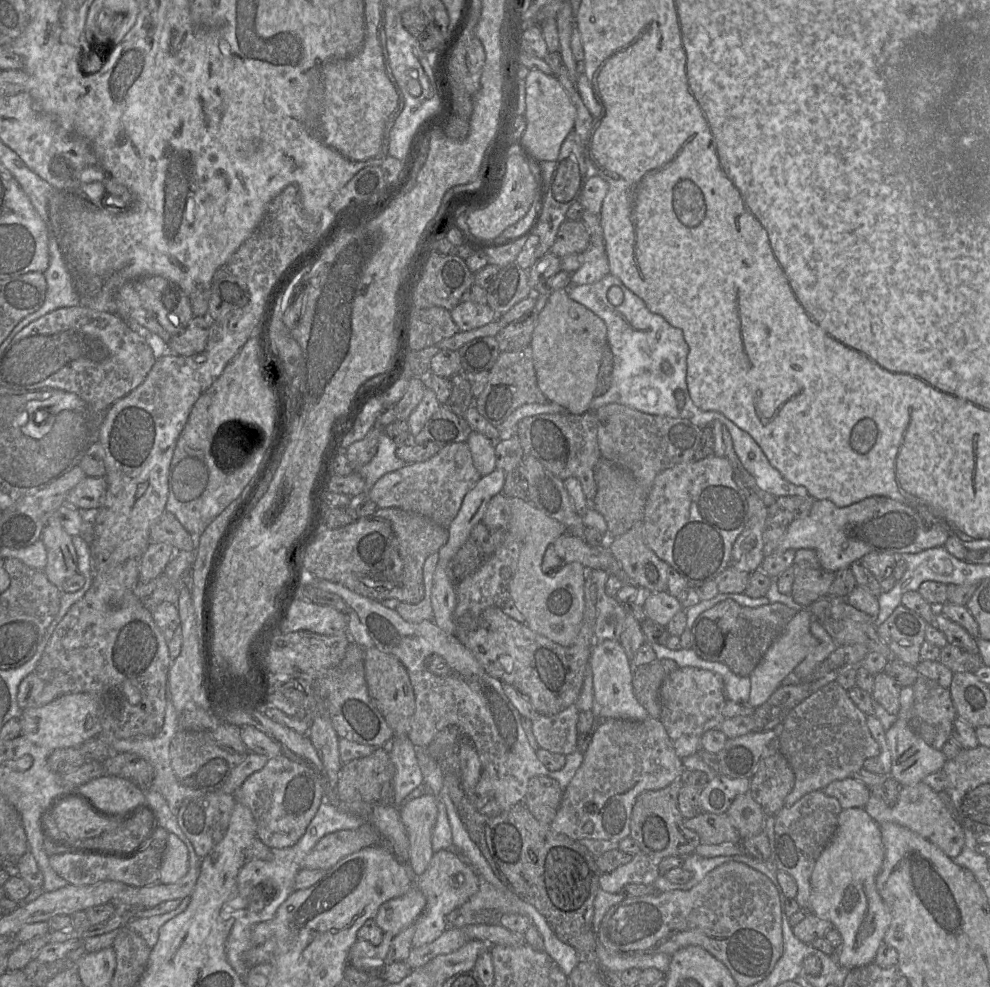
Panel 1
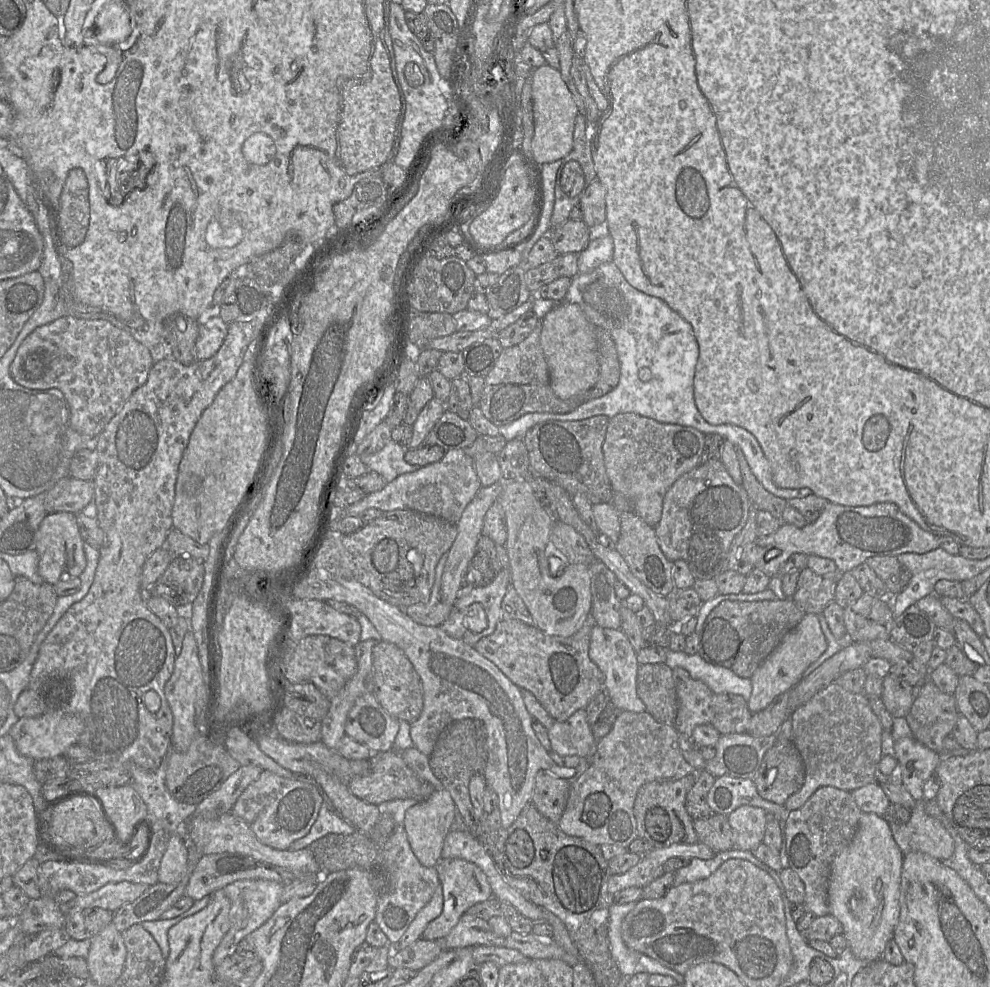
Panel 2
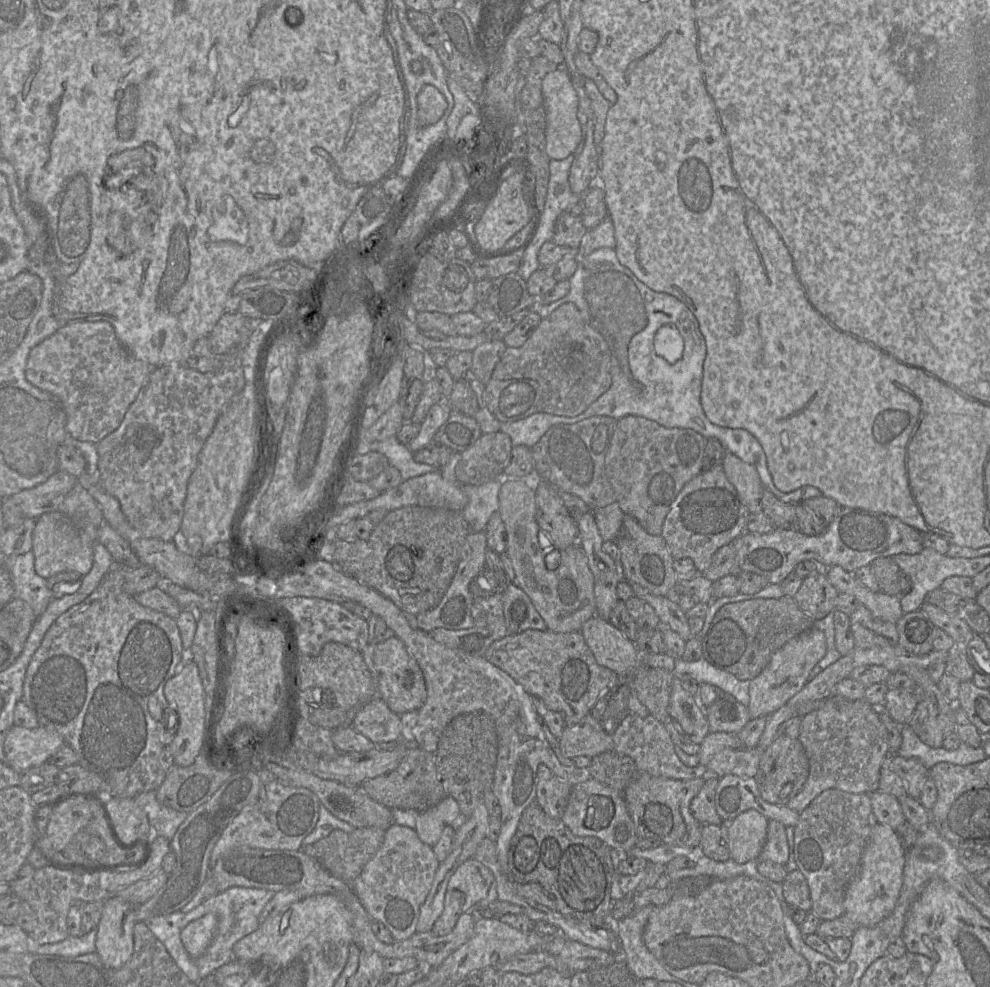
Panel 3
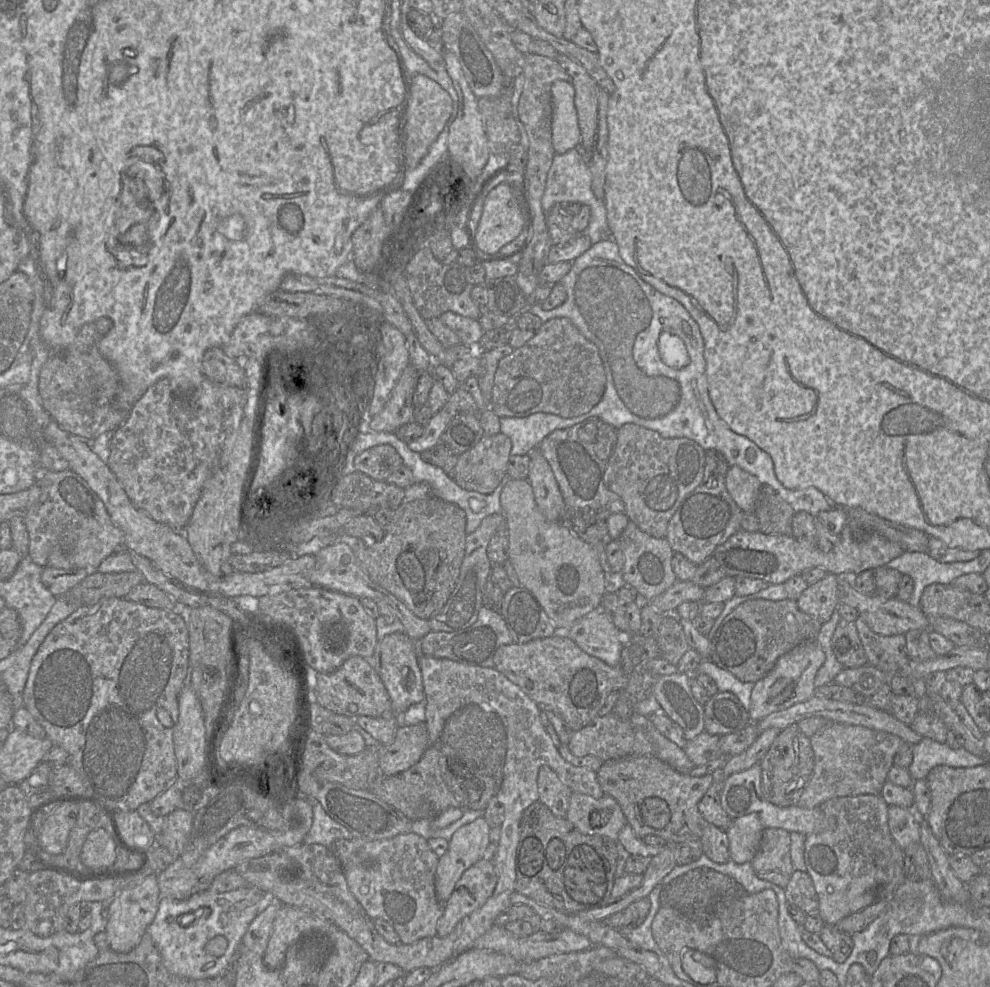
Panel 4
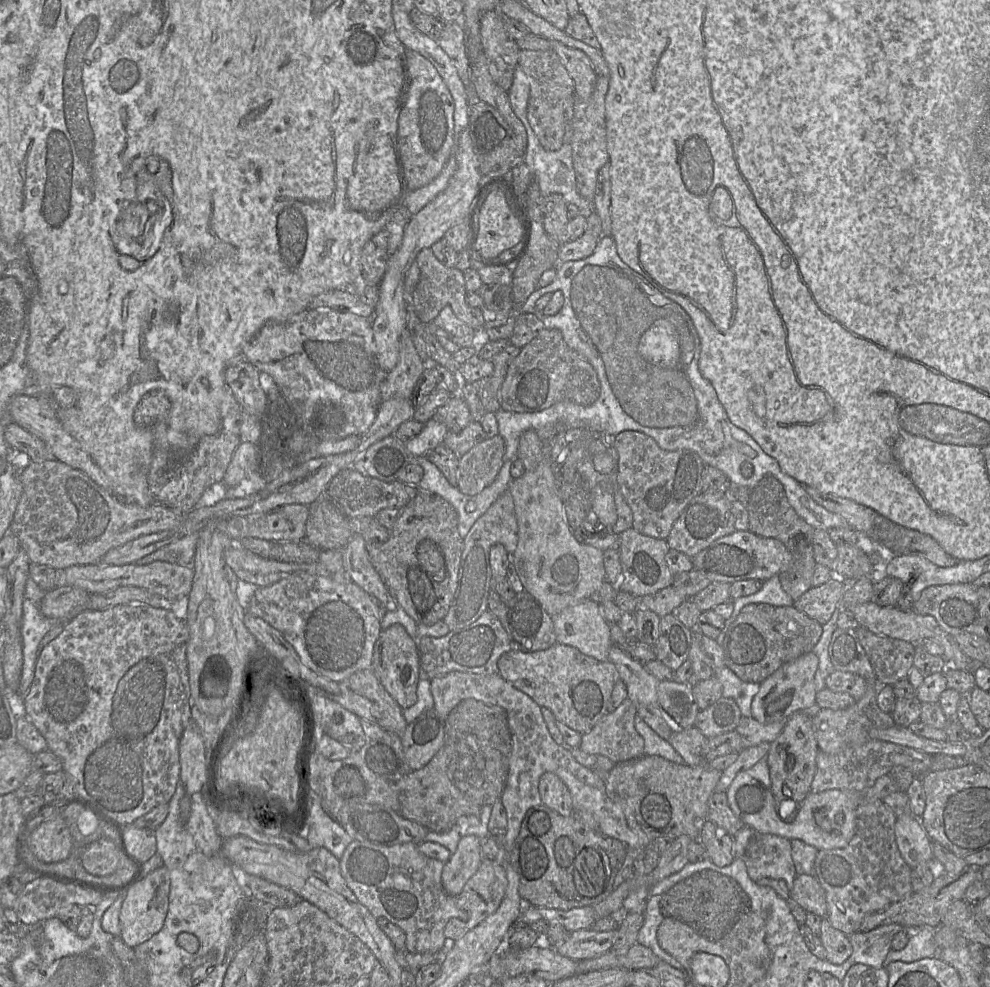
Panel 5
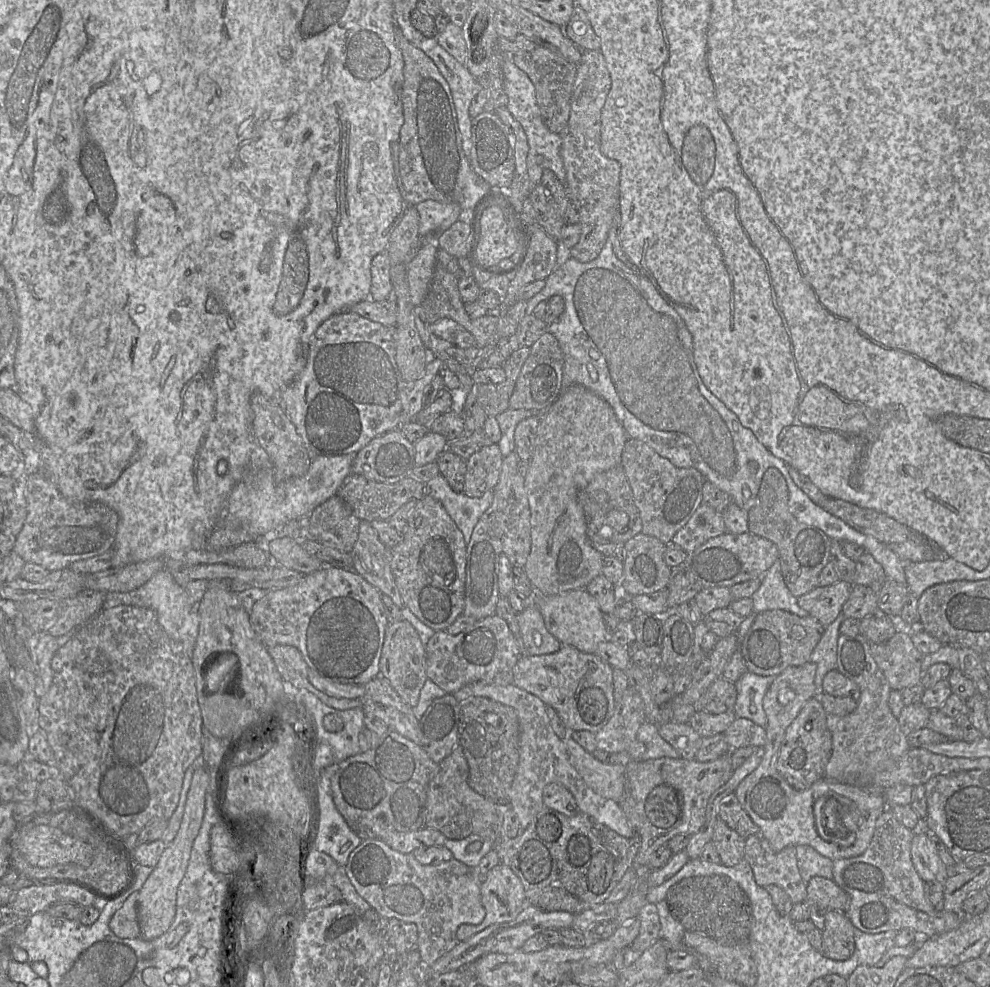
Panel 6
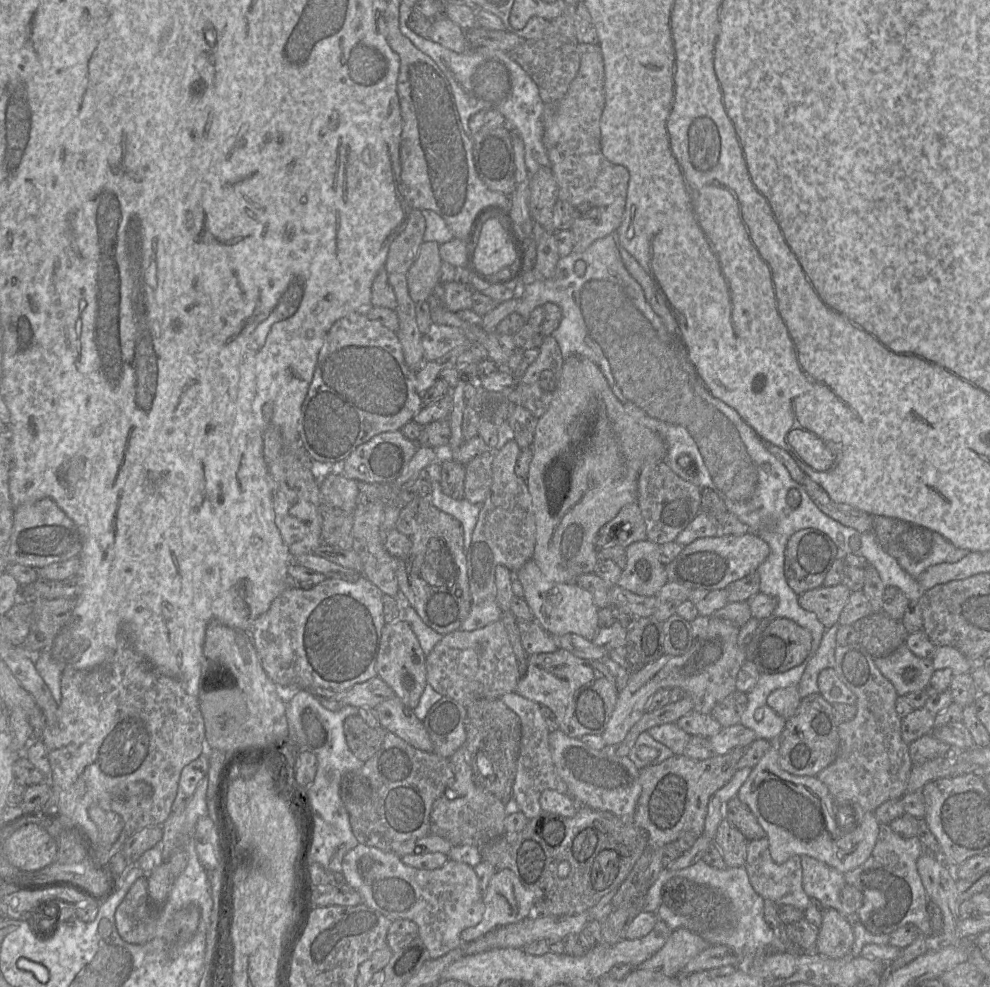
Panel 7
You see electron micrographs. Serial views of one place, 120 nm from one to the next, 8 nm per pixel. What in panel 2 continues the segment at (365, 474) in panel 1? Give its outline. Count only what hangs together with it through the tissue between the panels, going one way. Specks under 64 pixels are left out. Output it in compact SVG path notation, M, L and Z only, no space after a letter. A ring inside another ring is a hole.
M391 438L380 451L369 455L359 455L359 457L371 471L379 473L389 483L402 474L415 472L420 468L418 465L405 461L404 456L407 451L407 446Z

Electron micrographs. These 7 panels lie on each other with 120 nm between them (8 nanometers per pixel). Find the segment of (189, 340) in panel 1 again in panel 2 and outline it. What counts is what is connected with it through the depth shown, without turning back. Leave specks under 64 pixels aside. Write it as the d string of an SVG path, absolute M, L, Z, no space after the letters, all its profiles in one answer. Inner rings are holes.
M207 316L198 320L199 334L195 344L196 359L205 360L219 350L228 332L228 324L217 316Z

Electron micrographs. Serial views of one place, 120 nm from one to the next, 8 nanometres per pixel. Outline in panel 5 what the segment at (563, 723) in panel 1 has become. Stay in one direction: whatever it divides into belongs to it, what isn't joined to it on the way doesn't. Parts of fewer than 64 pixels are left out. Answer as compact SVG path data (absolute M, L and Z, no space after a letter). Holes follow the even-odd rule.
M626 698L613 712L604 715L588 733L582 735L579 749L602 755L614 763L644 755L644 740L635 729L637 708Z

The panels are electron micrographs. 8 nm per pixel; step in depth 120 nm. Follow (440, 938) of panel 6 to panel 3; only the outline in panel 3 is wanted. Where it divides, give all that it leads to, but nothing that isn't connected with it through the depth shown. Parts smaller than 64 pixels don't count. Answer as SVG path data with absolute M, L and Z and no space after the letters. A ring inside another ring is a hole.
M392 824L375 855L350 885L369 916L381 922L395 941L403 941L416 933L420 907L431 890L439 864L432 847L423 843L414 829Z

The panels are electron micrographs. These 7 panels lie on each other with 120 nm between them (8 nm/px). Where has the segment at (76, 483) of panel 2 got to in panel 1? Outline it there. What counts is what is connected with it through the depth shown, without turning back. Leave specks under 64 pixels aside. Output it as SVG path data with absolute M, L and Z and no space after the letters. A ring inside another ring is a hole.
M85 477L68 493L65 504L79 510L97 510L107 490L105 477Z

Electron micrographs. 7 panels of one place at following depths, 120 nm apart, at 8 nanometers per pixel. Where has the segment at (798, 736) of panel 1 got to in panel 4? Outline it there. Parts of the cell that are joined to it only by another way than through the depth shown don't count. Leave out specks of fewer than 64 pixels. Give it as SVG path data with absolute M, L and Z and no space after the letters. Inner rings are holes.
M828 722L810 737L810 742L814 753L814 770L796 804L806 809L818 807L836 797L880 795L889 769L893 766L893 757L906 743L888 732L837 722Z

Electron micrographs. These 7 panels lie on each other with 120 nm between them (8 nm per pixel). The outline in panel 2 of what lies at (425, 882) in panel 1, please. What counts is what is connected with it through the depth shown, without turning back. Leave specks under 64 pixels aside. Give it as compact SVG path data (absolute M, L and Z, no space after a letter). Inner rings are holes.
M440 859L436 865L439 881L443 888L443 910L424 930L422 938L441 941L457 925L460 918L474 904L493 897L492 889L485 873L474 863L464 859Z

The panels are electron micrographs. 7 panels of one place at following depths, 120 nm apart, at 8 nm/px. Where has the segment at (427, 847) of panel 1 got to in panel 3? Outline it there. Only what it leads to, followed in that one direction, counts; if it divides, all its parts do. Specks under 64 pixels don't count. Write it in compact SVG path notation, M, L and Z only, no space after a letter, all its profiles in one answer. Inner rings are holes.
M446 796L435 806L419 812L414 830L423 843L433 847L440 839L444 827L450 826L459 814L457 801Z

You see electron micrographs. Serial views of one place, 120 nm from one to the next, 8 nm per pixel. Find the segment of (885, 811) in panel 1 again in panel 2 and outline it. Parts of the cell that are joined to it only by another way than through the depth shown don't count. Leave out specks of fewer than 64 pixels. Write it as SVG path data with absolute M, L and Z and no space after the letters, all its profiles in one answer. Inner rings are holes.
M925 800L916 801L906 824L889 823L893 838L904 855L921 852L947 860L954 854L954 840L939 820L926 813L925 804Z

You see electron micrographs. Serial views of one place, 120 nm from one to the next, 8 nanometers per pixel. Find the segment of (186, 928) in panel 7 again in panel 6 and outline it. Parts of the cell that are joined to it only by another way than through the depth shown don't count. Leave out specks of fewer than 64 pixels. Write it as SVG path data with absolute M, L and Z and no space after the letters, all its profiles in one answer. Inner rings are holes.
M129 888L125 895L125 901L110 918L109 928L119 938L133 939L140 937L137 917L138 891L130 892Z

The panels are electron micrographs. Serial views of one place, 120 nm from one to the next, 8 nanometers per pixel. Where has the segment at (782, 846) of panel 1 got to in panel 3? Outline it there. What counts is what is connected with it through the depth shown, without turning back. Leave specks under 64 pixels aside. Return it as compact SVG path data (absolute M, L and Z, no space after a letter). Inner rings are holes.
M828 789L819 794L801 813L794 826L794 857L797 868L805 876L813 911L822 921L832 920L844 914L844 896L849 883L857 874L862 854L877 824L869 794L854 794L838 789Z

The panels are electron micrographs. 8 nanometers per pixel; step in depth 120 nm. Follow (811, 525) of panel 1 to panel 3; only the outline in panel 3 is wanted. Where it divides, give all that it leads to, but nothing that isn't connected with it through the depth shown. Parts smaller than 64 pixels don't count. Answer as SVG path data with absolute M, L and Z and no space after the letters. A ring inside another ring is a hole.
M839 505L834 518L821 535L808 536L796 529L775 528L765 534L744 532L735 539L736 561L741 571L761 575L771 584L780 584L790 573L794 572L794 568L798 563L805 560L813 560L821 568L840 566L844 570L853 573L860 567L870 565L877 558L897 554L913 555L921 552L923 548L921 532L898 518L883 513Z

